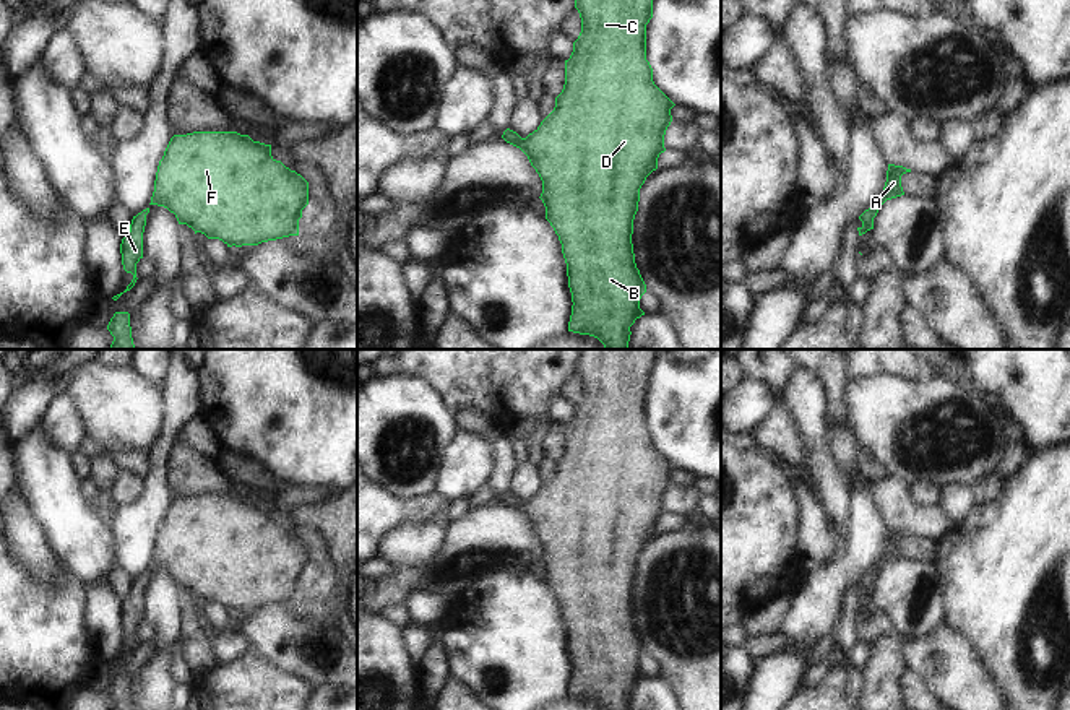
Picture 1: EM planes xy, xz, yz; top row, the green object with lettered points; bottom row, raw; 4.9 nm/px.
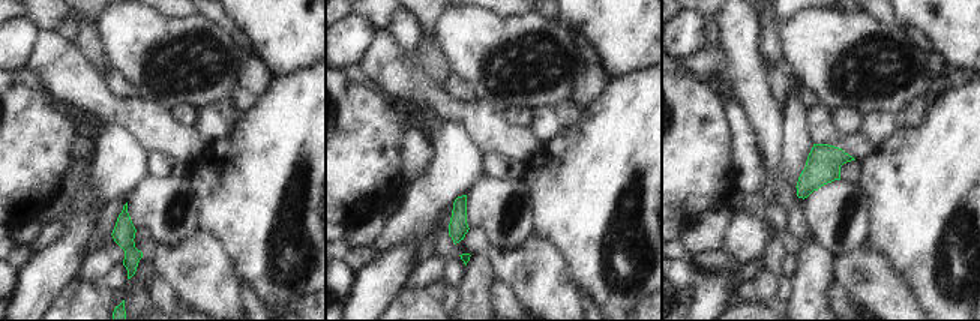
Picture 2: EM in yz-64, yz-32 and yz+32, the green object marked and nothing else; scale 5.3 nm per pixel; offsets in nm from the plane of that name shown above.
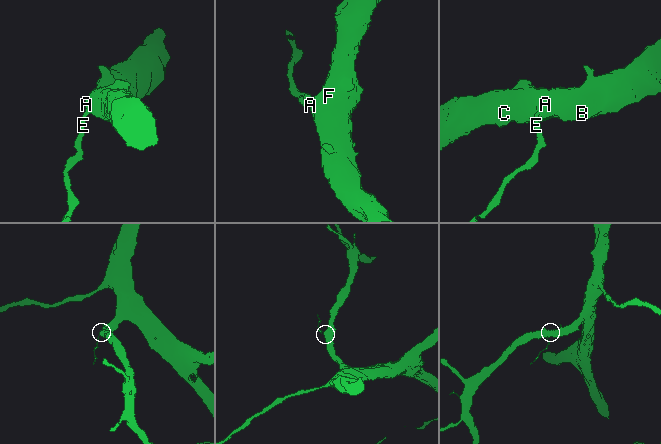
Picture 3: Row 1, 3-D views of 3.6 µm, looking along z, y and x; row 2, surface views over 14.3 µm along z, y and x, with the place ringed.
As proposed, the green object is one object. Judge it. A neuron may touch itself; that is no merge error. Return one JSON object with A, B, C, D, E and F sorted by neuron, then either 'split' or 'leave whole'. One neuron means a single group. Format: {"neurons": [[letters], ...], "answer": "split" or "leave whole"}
{"neurons": [["A", "B", "C", "D", "E", "F"]], "answer": "leave whole"}

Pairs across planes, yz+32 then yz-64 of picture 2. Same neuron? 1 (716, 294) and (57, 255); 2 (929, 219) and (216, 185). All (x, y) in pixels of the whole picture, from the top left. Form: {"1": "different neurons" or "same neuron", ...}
{"1": "same neuron", "2": "same neuron"}

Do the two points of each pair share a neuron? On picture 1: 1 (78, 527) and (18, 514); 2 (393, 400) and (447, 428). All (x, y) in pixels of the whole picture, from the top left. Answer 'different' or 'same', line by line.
1: different
2: same

